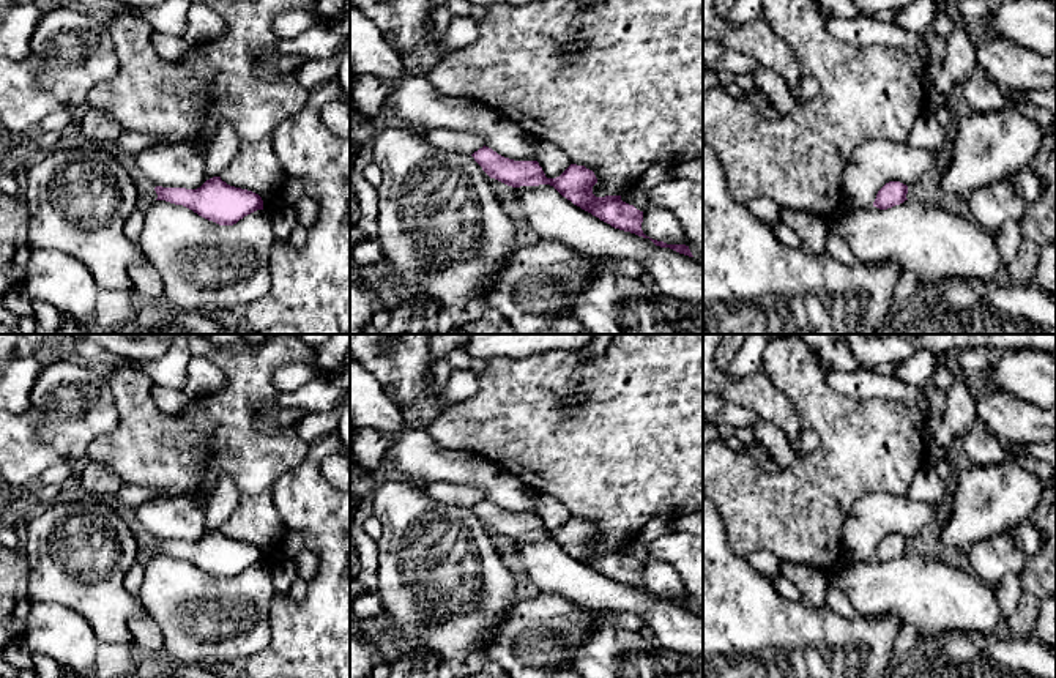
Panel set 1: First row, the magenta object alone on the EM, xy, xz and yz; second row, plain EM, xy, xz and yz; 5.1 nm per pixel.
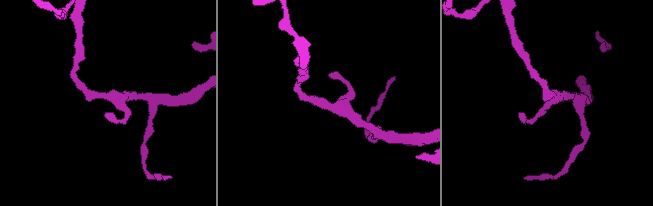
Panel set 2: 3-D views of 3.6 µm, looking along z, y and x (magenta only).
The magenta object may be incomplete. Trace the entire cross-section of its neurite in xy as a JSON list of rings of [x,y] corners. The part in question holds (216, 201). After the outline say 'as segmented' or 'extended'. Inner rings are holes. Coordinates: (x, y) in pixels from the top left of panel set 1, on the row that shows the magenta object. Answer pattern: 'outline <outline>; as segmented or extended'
outline [[[221,177],[206,180],[197,189],[156,186],[154,191],[156,200],[183,205],[219,225],[233,225],[244,216],[263,210],[258,194],[230,186]]]; as segmented

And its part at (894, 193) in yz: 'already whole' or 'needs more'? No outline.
already whole

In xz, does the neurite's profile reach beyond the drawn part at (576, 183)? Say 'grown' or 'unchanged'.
unchanged

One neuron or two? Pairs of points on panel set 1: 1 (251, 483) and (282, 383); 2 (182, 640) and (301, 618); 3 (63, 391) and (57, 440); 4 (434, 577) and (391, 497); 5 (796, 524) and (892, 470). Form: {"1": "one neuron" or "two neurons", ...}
{"1": "two neurons", "2": "two neurons", "3": "one neuron", "4": "one neuron", "5": "one neuron"}

